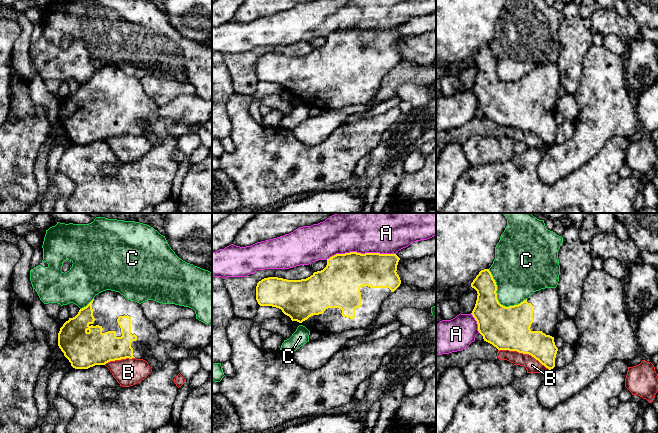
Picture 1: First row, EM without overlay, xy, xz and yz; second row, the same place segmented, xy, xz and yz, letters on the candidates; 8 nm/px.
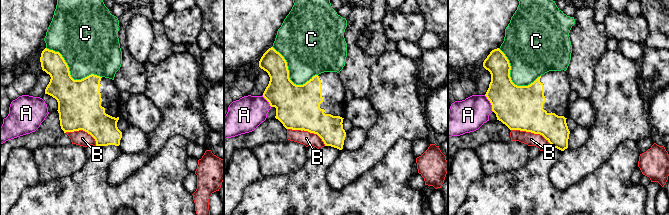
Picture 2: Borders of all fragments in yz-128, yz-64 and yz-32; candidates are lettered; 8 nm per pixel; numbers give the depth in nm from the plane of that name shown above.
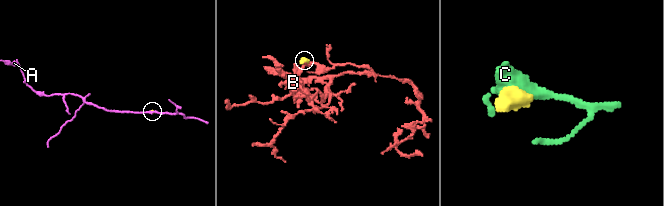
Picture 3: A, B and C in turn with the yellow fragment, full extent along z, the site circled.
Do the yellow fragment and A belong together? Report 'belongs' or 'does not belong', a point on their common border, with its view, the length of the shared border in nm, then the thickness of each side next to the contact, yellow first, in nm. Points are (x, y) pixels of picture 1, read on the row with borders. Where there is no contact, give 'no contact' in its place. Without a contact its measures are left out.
does not belong; meets yellow in xz at (360, 253); contact 550 nm long; 320 nm thick on the yellow side, 480 nm on the other

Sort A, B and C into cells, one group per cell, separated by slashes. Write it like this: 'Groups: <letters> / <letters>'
Groups: A / B / C

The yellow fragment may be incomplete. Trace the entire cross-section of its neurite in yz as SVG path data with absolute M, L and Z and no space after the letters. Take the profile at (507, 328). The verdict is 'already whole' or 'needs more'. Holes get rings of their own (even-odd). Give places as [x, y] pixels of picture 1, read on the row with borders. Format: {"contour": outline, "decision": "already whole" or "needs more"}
{"contour": "M489 269L481 270L471 283L471 287L478 294L471 314L477 321L478 331L484 341L498 350L529 354L549 370L555 367L558 348L554 336L560 311L560 299L556 288L541 289L520 304L505 307L497 299L497 285Z", "decision": "needs more"}

